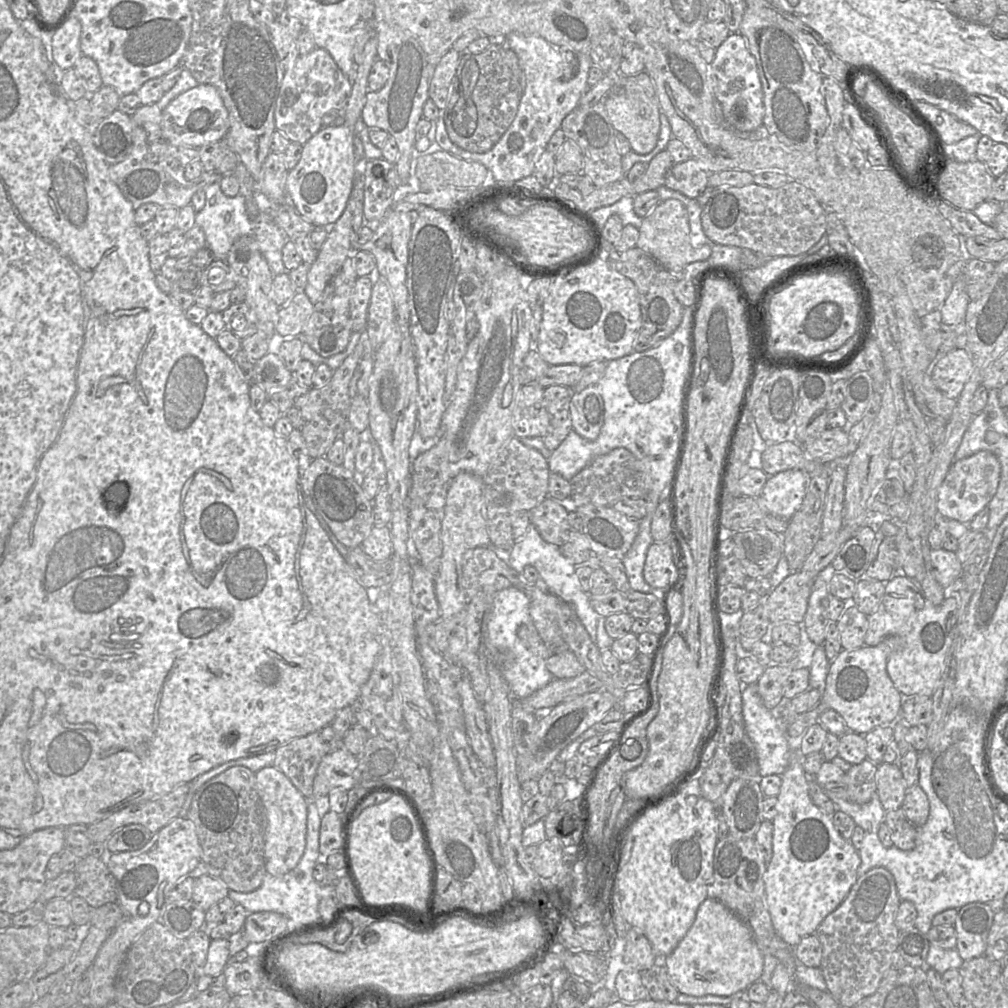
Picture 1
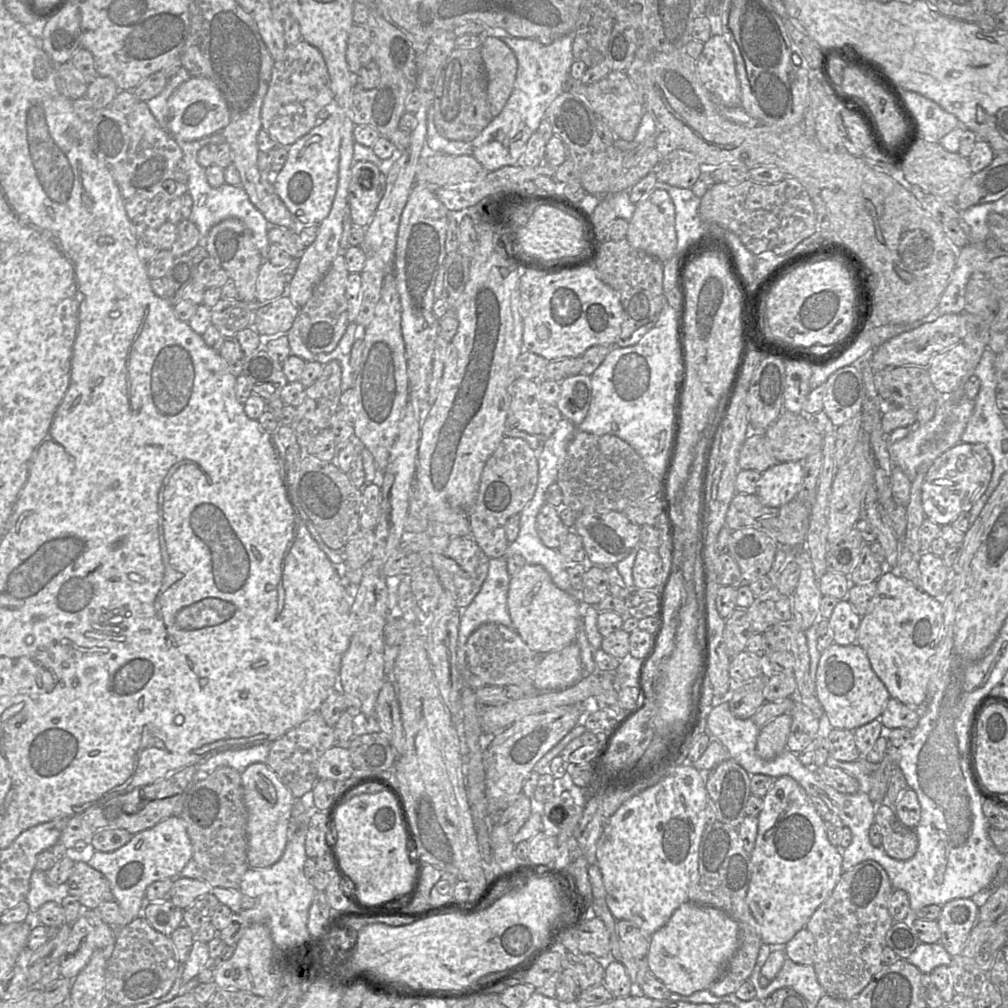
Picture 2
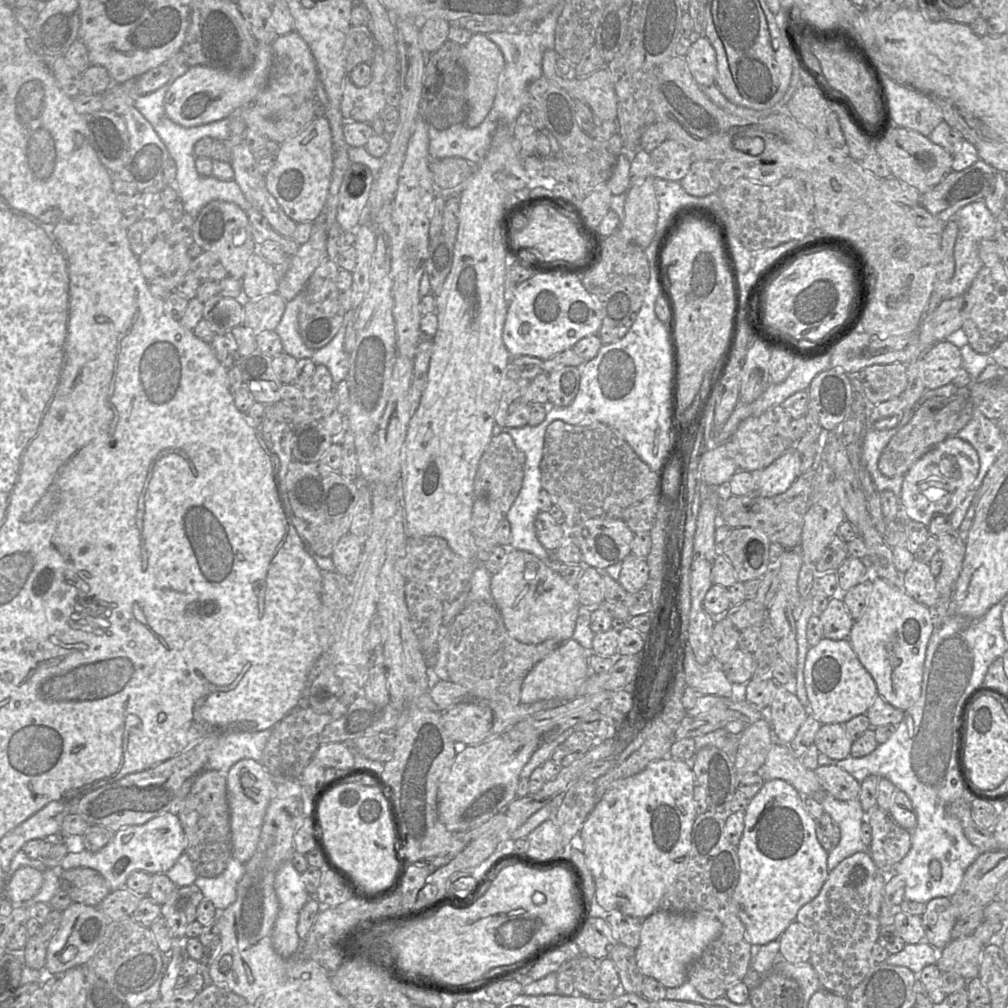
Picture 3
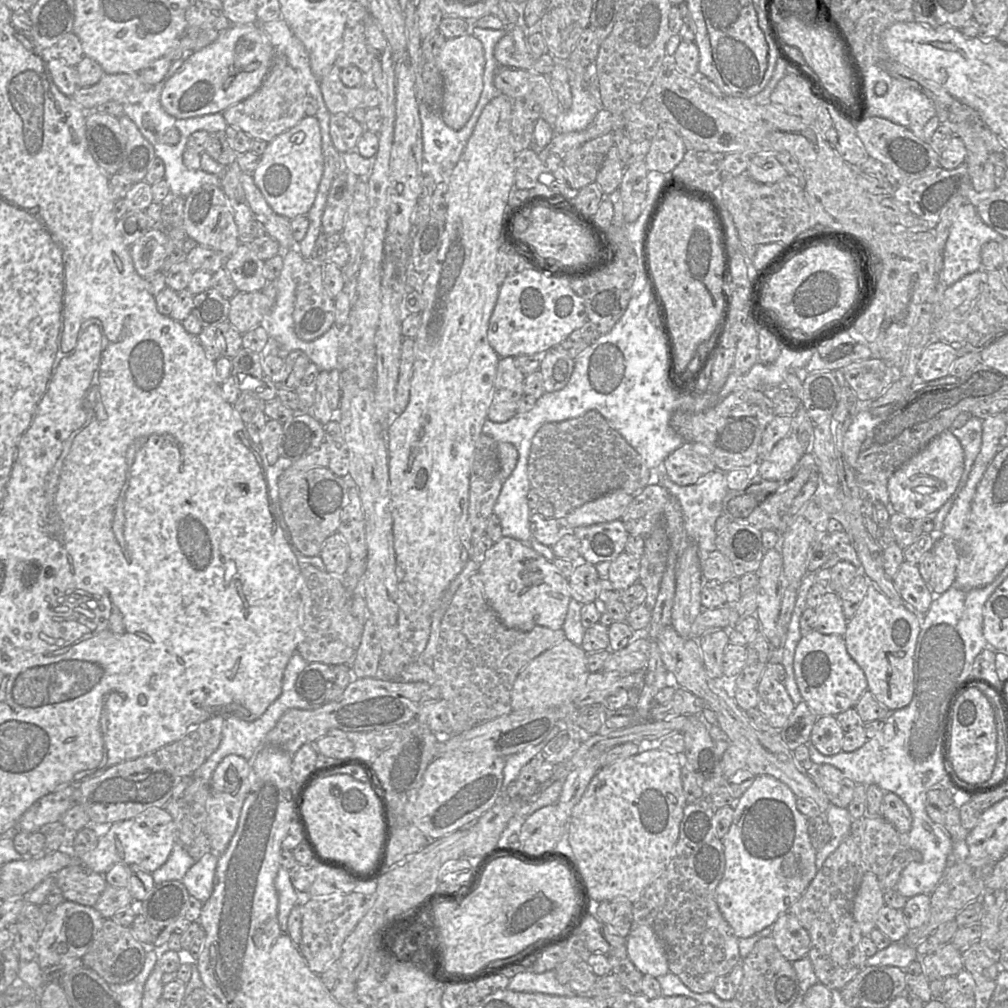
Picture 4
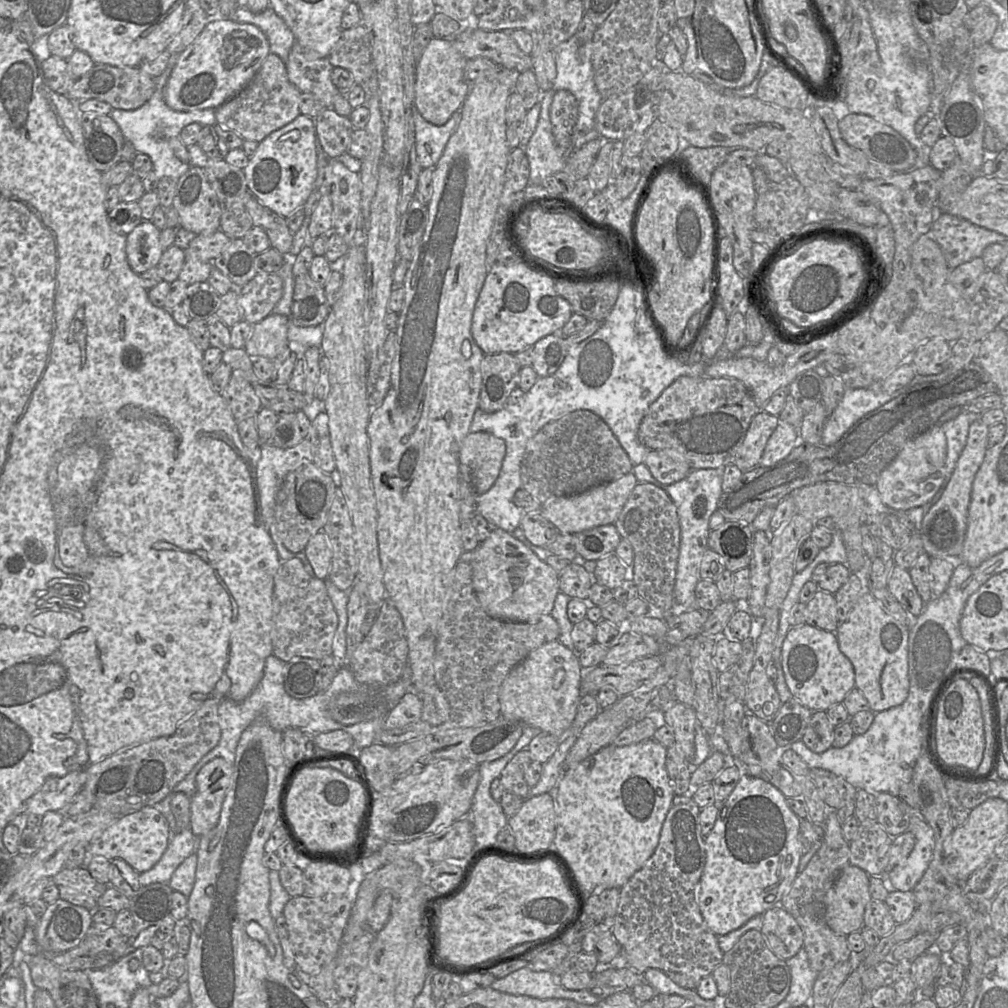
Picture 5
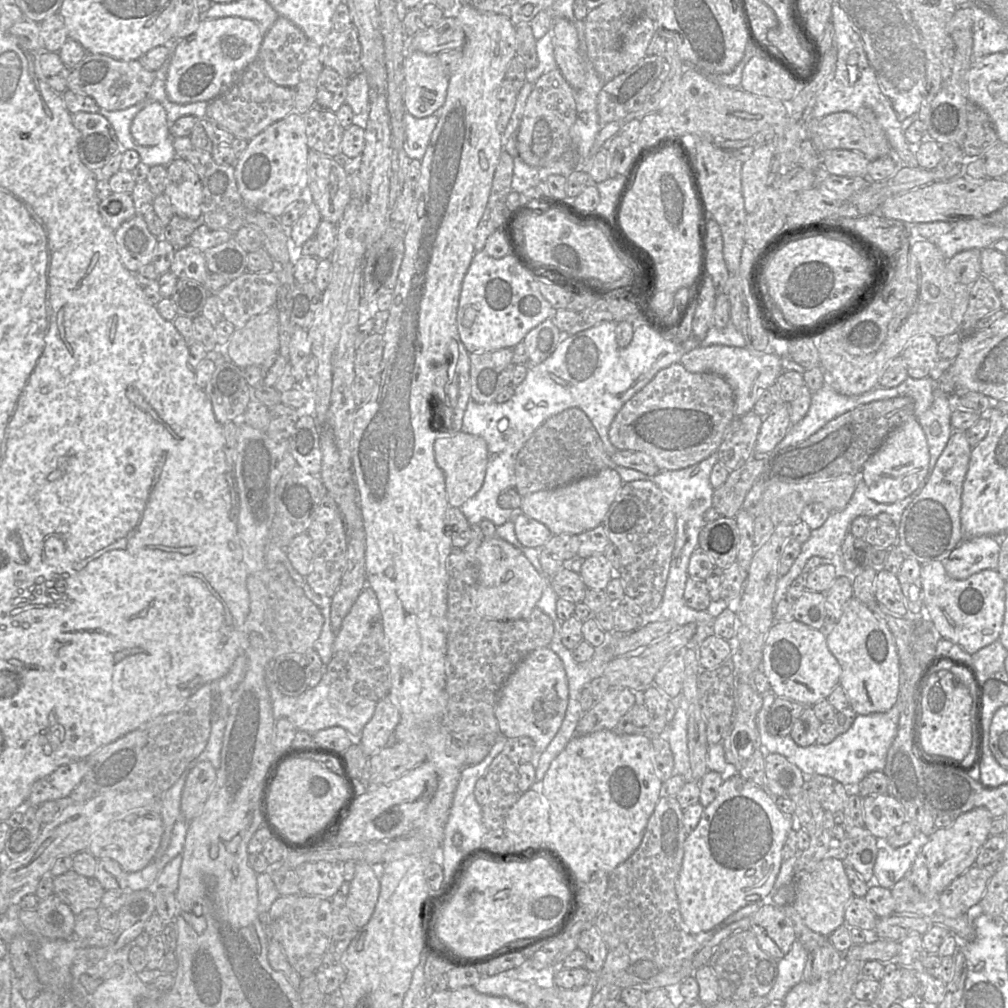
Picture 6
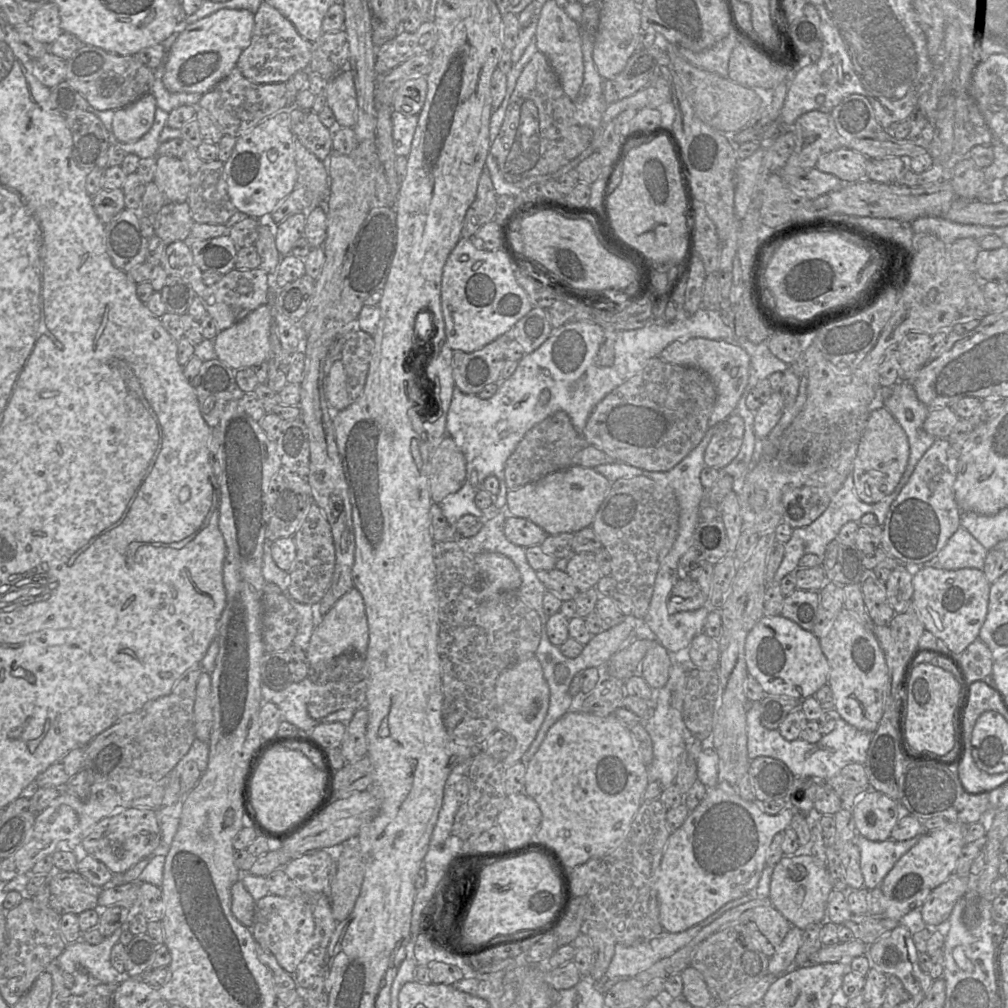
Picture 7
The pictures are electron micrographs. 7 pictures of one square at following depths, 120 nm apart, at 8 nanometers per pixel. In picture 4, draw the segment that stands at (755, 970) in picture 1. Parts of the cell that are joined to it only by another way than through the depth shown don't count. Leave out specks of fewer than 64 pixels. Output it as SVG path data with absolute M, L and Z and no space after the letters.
M633 922L625 944L629 959L643 976L657 979L669 973L665 947L652 926Z

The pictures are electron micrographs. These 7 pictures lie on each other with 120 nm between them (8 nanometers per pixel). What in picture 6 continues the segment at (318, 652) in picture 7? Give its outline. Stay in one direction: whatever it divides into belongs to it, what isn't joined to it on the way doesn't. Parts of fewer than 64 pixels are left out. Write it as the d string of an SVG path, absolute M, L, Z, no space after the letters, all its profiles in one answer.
M365 588L344 617L342 625L335 633L333 651L335 653L346 653L358 646L372 629L373 624L380 620L380 608L375 593L370 588Z

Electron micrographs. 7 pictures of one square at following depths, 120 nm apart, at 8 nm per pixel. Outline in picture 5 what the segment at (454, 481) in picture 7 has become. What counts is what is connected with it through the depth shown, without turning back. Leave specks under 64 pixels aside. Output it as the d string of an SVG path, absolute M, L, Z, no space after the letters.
M486 432L469 433L461 442L458 455L461 474L469 474L477 495L494 485L505 454L505 441Z

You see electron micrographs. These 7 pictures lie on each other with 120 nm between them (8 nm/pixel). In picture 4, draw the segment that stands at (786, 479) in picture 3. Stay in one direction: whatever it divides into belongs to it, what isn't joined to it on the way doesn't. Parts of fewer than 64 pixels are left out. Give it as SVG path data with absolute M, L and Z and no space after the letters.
M789 433L773 447L769 455L760 459L758 475L767 480L782 480L804 455L803 447Z

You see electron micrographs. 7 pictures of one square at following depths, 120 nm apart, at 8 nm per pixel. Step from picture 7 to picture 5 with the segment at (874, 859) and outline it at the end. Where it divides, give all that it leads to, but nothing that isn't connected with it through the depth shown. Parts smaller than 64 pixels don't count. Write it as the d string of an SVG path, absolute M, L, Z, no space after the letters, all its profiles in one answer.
M913 809L909 831L915 837L914 849L904 861L883 875L893 890L901 892L912 892L928 869L935 849L933 829Z

